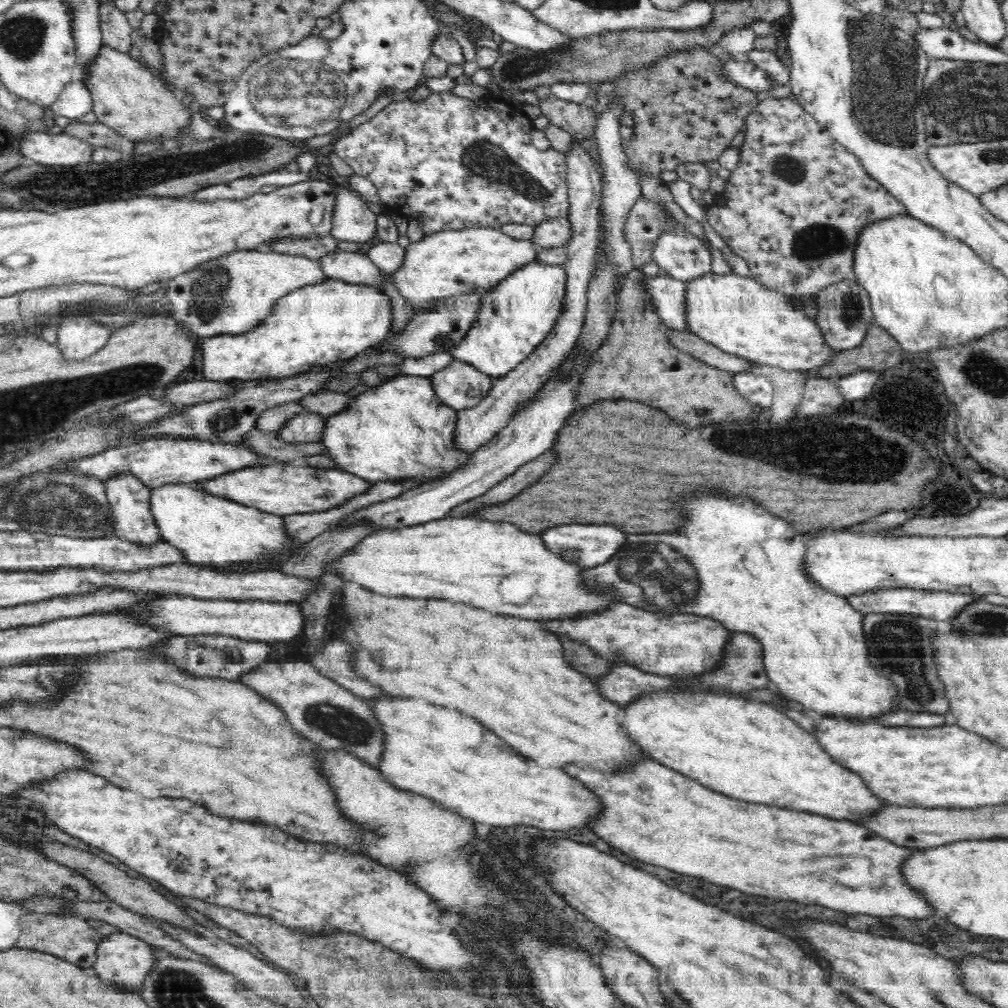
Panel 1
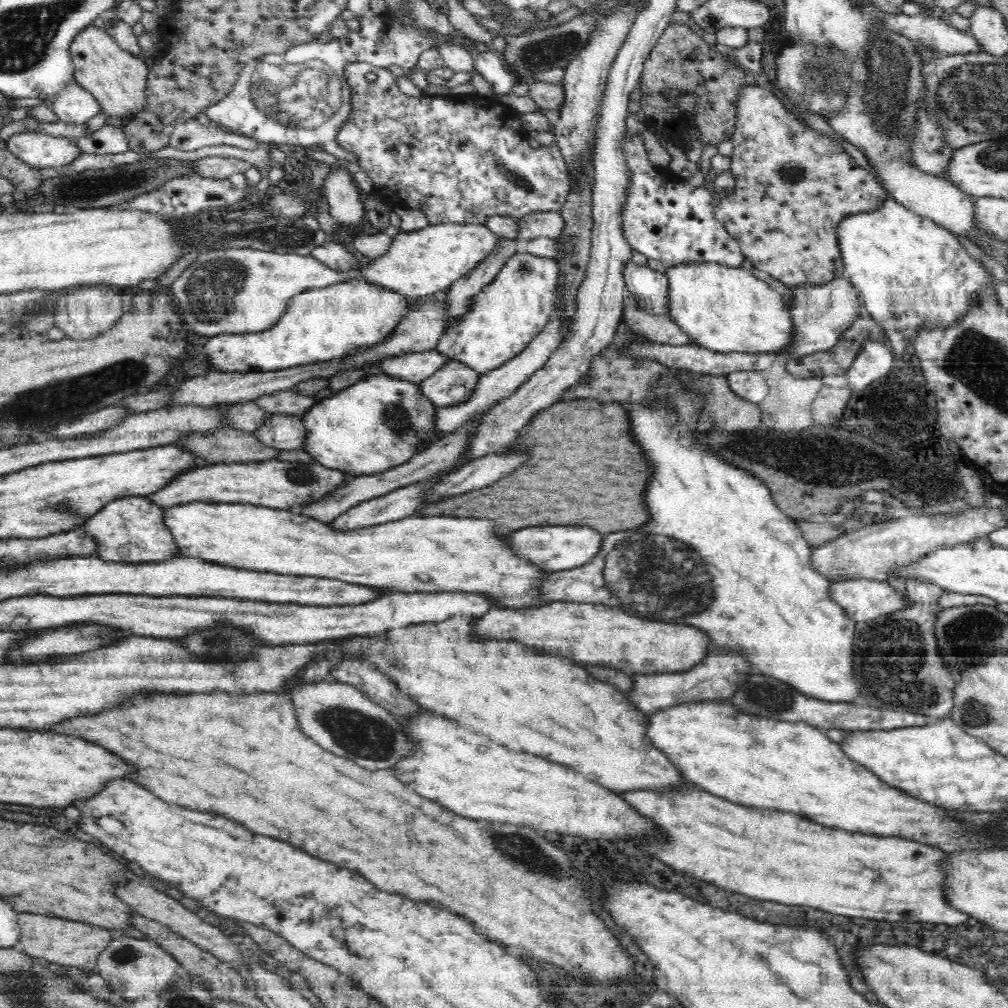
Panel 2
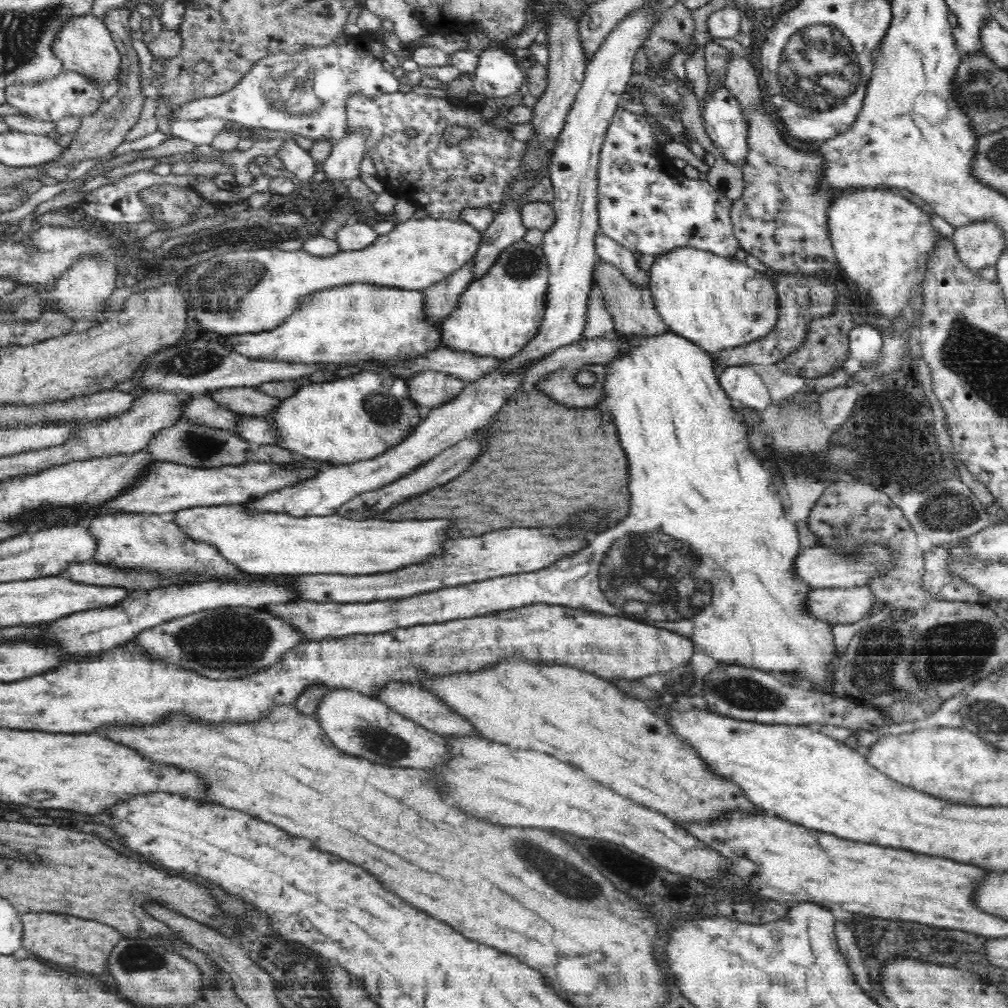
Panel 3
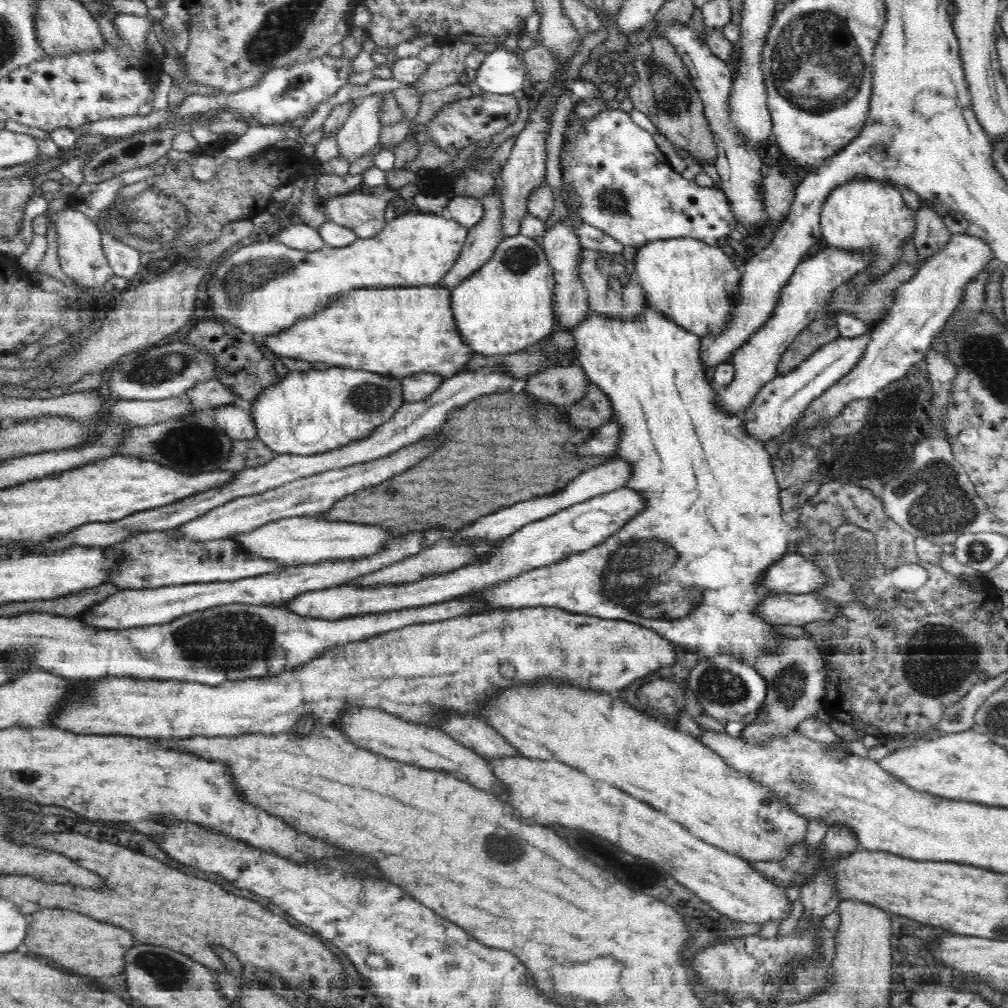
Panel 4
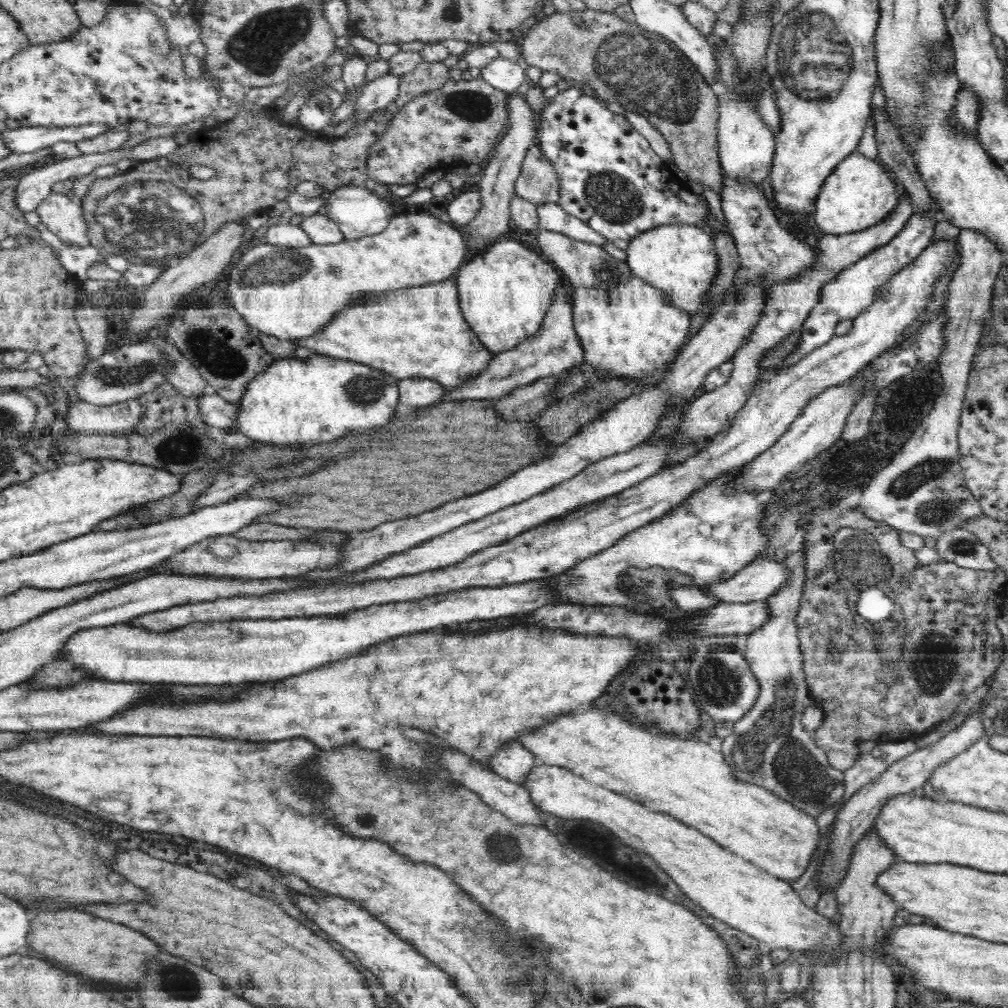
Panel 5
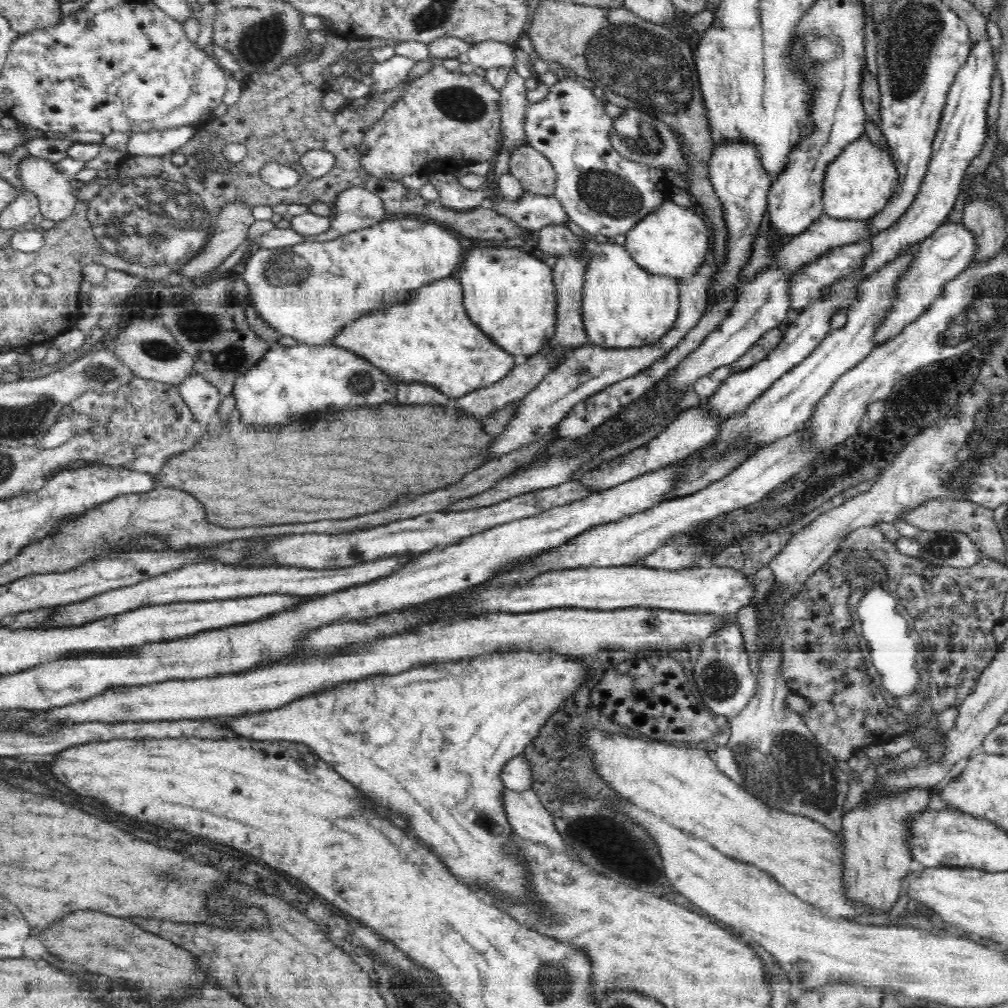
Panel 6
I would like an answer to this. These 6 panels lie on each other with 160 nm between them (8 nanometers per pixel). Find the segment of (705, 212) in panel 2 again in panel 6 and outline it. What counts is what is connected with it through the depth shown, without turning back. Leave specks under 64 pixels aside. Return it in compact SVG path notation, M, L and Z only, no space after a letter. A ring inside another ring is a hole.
M578 78L559 80L554 86L548 86L548 94L530 104L524 117L526 144L544 154L552 164L557 175L555 197L564 210L580 228L590 234L603 234L615 237L626 234L636 223L655 212L666 200L666 190L670 194L670 181L666 179L666 170L624 159L619 151L612 148L610 136L615 132L614 119L604 111L604 101L590 85Z

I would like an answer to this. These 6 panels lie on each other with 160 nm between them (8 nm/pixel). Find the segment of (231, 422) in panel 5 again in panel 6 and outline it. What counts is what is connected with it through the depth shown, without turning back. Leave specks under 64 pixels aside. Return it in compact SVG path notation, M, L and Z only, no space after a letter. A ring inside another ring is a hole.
M196 370L188 375L177 389L181 399L192 411L195 421L204 424L206 420L216 416L223 398L218 389L200 376Z

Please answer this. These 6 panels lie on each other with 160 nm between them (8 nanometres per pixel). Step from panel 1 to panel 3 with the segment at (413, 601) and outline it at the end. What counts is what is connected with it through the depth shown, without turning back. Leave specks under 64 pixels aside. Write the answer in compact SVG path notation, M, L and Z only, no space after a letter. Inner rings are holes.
M510 658L484 672L416 678L415 684L466 717L480 736L512 748L540 750L588 770L592 780L666 814L672 822L712 822L724 810L764 811L748 800L736 782L710 771L698 751L650 712L646 702L618 694L616 685L595 674L552 664L536 666Z

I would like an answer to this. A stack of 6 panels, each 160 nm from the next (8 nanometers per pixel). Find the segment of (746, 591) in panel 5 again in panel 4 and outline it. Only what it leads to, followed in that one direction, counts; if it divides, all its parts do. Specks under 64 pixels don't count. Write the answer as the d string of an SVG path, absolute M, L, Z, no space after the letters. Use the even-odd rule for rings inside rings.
M786 553L763 578L763 586L776 595L782 592L812 593L826 583L820 567L798 553Z

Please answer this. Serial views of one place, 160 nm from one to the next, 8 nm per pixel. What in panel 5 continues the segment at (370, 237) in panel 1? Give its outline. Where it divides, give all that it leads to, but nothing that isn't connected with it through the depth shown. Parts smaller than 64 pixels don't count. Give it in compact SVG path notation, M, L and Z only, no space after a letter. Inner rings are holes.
M386 72L384 76L371 80L356 102L354 112L357 118L352 125L368 120L376 110L386 109L398 97L400 80L401 78L393 76L392 72Z

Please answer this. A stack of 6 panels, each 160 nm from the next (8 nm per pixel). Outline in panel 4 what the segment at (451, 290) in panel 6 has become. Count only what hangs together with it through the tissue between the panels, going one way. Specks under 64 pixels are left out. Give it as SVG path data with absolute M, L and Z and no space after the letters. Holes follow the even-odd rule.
M435 285L356 288L338 294L328 307L300 318L292 328L263 335L264 344L278 358L388 372L399 380L420 373L439 374L448 379L462 371L474 351L460 340L451 300L450 289Z

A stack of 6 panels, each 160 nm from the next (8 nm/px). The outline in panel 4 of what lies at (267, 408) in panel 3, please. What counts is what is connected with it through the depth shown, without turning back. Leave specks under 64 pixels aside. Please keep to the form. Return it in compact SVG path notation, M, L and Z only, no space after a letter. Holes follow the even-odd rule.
M217 379L211 381L200 381L194 388L186 392L190 399L191 406L195 410L205 408L216 408L222 405L234 405L235 394L232 394L226 386Z

